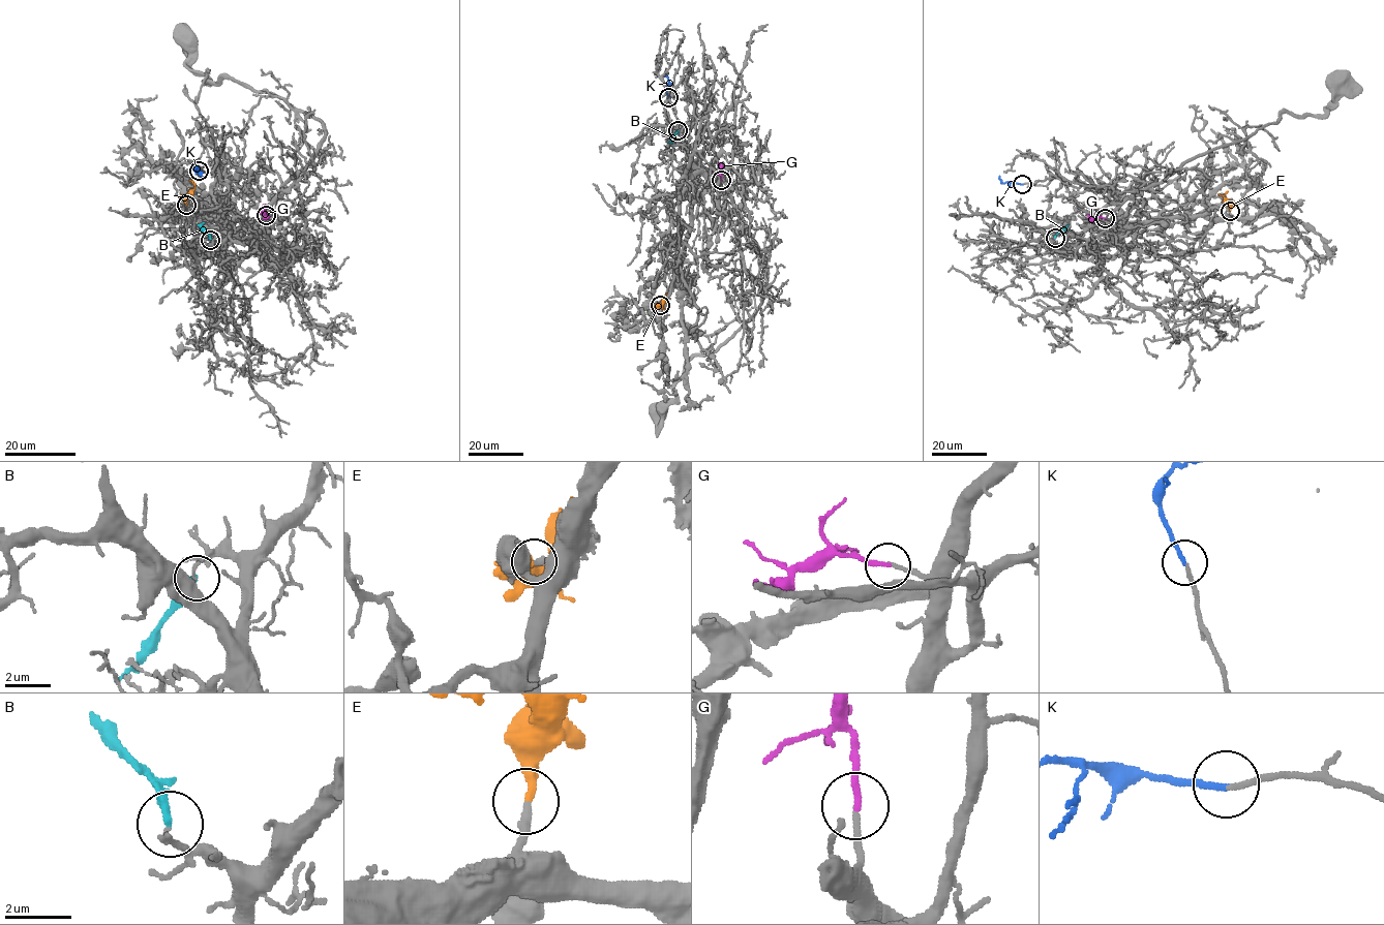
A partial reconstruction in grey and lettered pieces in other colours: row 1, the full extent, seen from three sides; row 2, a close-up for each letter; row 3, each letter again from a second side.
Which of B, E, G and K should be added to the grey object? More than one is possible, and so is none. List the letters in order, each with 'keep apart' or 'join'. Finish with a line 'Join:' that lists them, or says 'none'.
B: keep apart
E: join
G: join
K: join
Join: E, G, K

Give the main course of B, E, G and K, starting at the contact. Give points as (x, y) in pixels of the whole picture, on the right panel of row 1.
B: (1055, 238), (1069, 224)
E: (1230, 211), (1230, 203), (1224, 196), (1228, 191)
G: (1105, 218), (1087, 215)
K: (1022, 184), (1002, 183), (999, 176)

